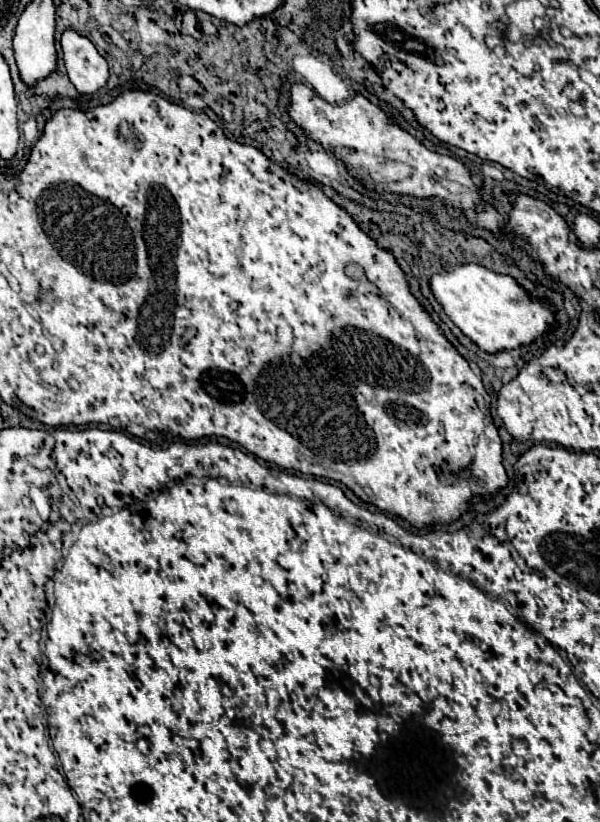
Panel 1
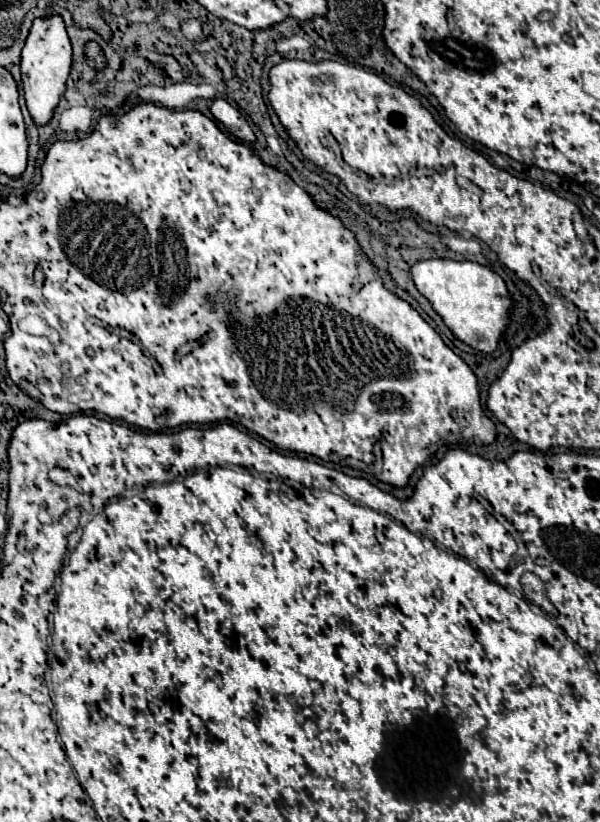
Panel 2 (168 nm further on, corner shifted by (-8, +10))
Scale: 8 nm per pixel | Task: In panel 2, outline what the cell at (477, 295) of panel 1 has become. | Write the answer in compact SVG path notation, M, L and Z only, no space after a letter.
M428 259L420 261L410 269L410 277L414 279L418 291L428 297L434 309L442 315L446 327L470 347L492 353L498 347L502 333L510 325L512 297L506 289L504 279L474 261L452 261L452 259Z

